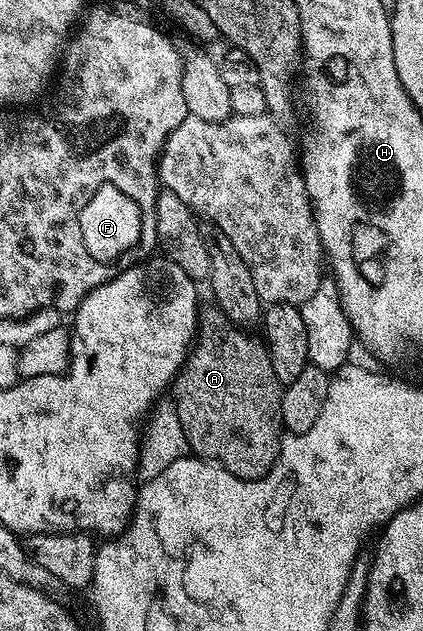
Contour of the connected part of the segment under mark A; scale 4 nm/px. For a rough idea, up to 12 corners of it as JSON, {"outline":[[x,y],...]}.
{"outline":[[217,308],[172,405],[197,457],[262,478],[282,392],[261,337]]}

